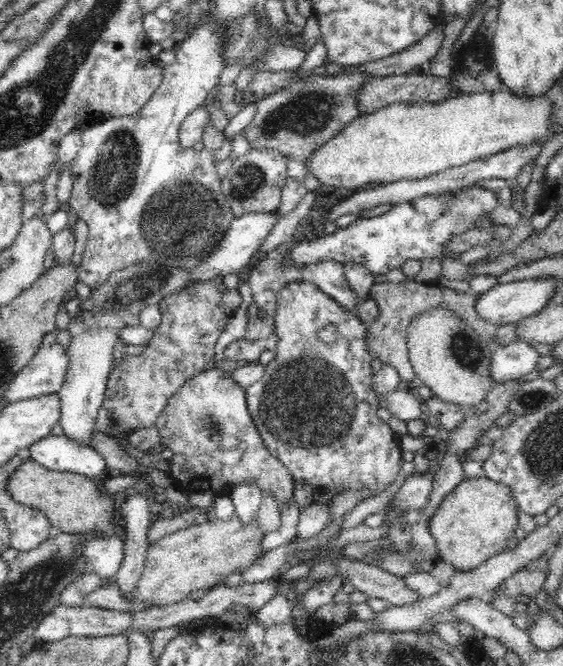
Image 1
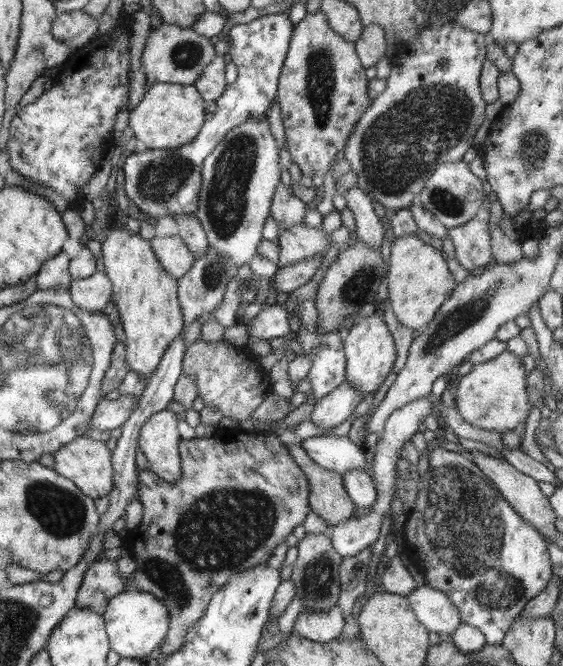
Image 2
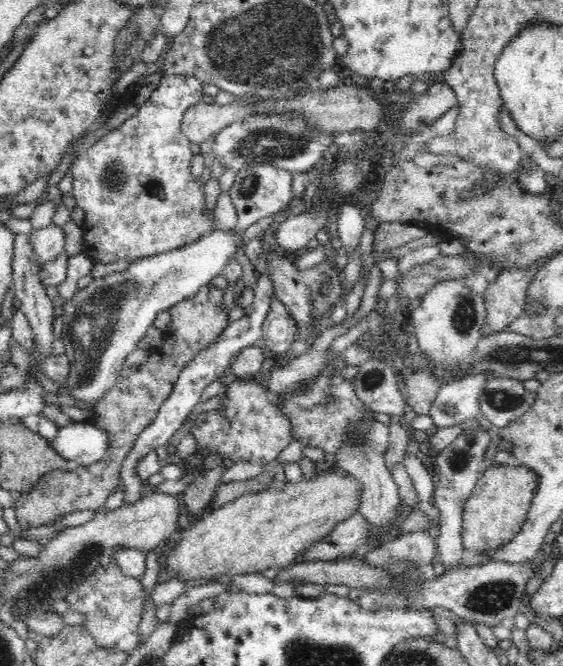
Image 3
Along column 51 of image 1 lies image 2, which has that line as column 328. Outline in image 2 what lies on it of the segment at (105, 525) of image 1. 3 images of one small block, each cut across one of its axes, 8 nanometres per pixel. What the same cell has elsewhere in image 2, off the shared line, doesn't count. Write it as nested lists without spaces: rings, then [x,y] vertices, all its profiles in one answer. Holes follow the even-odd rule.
[[[300,442],[288,444],[286,448],[294,463],[308,478],[311,511],[332,528],[342,520],[352,518],[357,506],[346,492],[342,476],[314,463]]]

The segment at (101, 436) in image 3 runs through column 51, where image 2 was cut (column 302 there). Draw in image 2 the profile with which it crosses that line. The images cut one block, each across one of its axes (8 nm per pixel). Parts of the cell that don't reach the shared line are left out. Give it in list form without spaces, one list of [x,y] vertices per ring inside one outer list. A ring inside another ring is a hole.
[[[324,434],[301,442],[305,452],[322,468],[342,475],[354,468],[366,469],[365,450],[351,442],[348,436]]]

